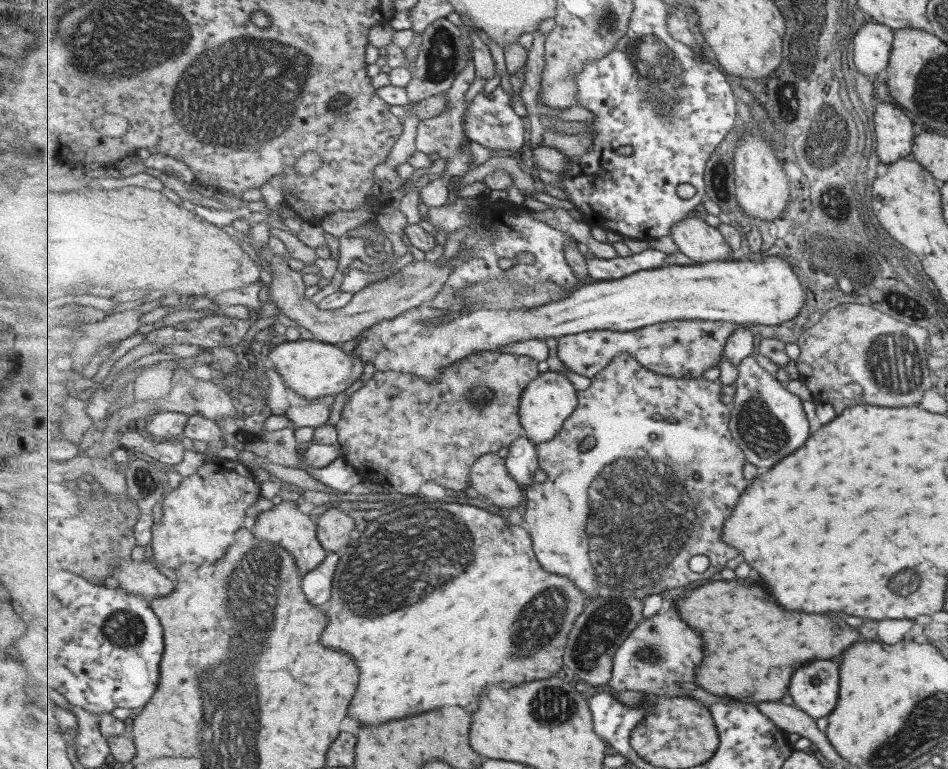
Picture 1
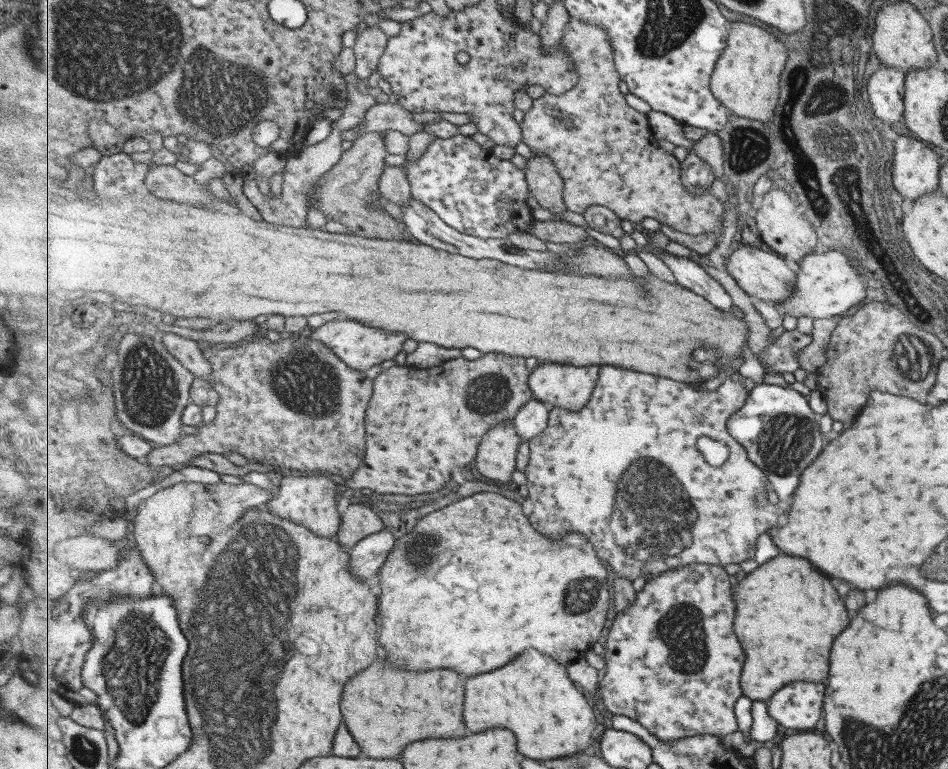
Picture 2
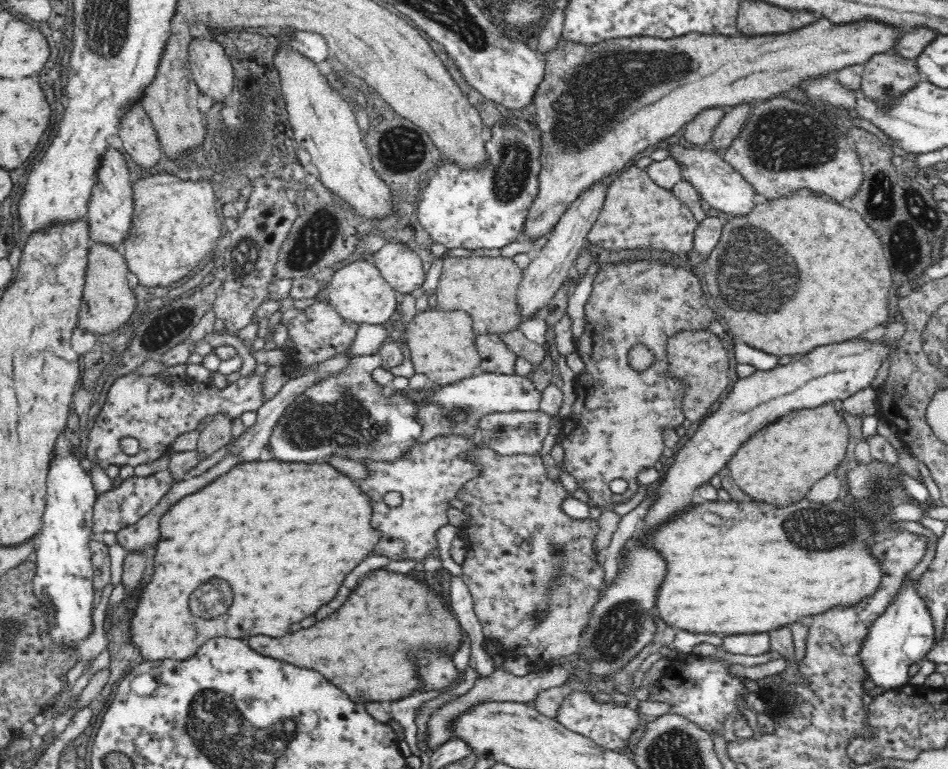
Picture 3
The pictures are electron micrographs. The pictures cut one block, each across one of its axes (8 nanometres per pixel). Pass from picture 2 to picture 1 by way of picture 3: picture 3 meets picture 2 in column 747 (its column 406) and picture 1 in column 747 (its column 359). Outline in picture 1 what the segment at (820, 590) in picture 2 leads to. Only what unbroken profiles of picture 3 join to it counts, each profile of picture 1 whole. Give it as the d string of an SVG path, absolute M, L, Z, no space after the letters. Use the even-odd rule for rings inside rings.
M713 582L713 584L701 585L696 589L693 589L685 593L684 596L681 595L681 598L677 598L676 604L677 608L681 608L681 616L685 616L685 620L689 620L689 624L693 624L693 628L697 628L697 632L701 632L701 636L705 636L705 648L709 648L709 652L705 652L705 664L701 664L701 672L697 672L697 684L701 688L705 688L706 691L714 695L727 696L727 694L735 694L731 698L737 698L738 702L753 702L761 704L762 702L775 702L785 698L789 694L791 687L791 676L805 666L805 662L811 662L811 660L829 660L831 656L837 656L839 652L843 652L849 644L853 644L859 636L853 628L845 626L839 618L825 618L825 616L819 616L819 614L805 614L805 612L787 612L783 610L777 602L773 604L773 598L769 596L769 592L763 588L763 586L757 586L755 582Z

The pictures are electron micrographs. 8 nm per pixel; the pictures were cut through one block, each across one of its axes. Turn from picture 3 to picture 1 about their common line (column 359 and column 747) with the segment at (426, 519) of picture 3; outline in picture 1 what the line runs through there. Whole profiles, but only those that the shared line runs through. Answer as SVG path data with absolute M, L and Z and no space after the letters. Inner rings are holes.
M623 352L591 380L587 389L579 392L577 410L565 421L560 434L549 442L536 445L539 452L540 469L548 475L547 480L542 484L535 482L531 487L525 488L527 505L521 527L535 539L533 544L537 560L541 560L541 564L545 564L549 572L569 577L569 580L573 580L573 584L577 584L577 588L581 588L591 599L596 598L601 592L643 598L671 588L682 588L689 582L709 578L721 572L729 560L739 556L737 548L731 548L725 542L721 542L721 532L723 532L725 520L733 514L733 508L739 496L749 486L749 480L743 476L743 466L747 462L747 457L730 428L733 406L721 402L723 385L723 380L720 378L713 381L707 378L687 379L665 376L645 368L635 356L631 356L629 352ZM585 438L594 438L595 444L593 448L583 452L581 442ZM697 554L704 554L709 558L710 564L705 572L697 573L689 569L689 560Z

